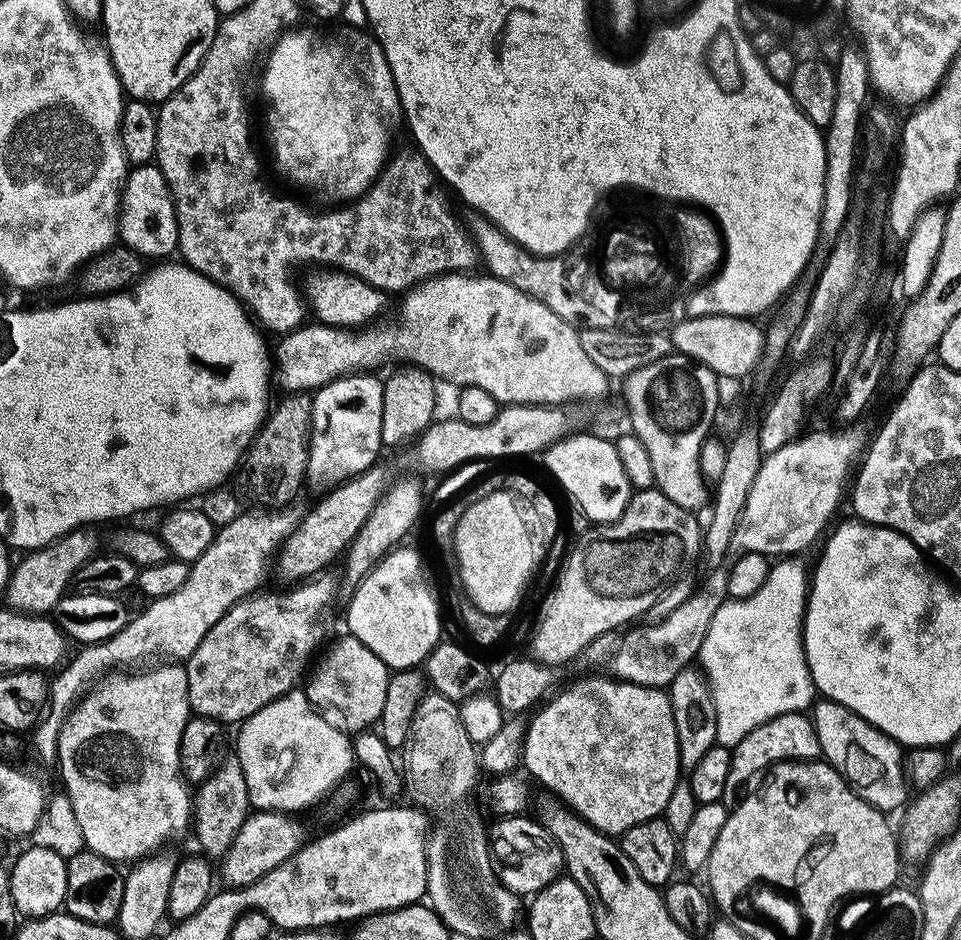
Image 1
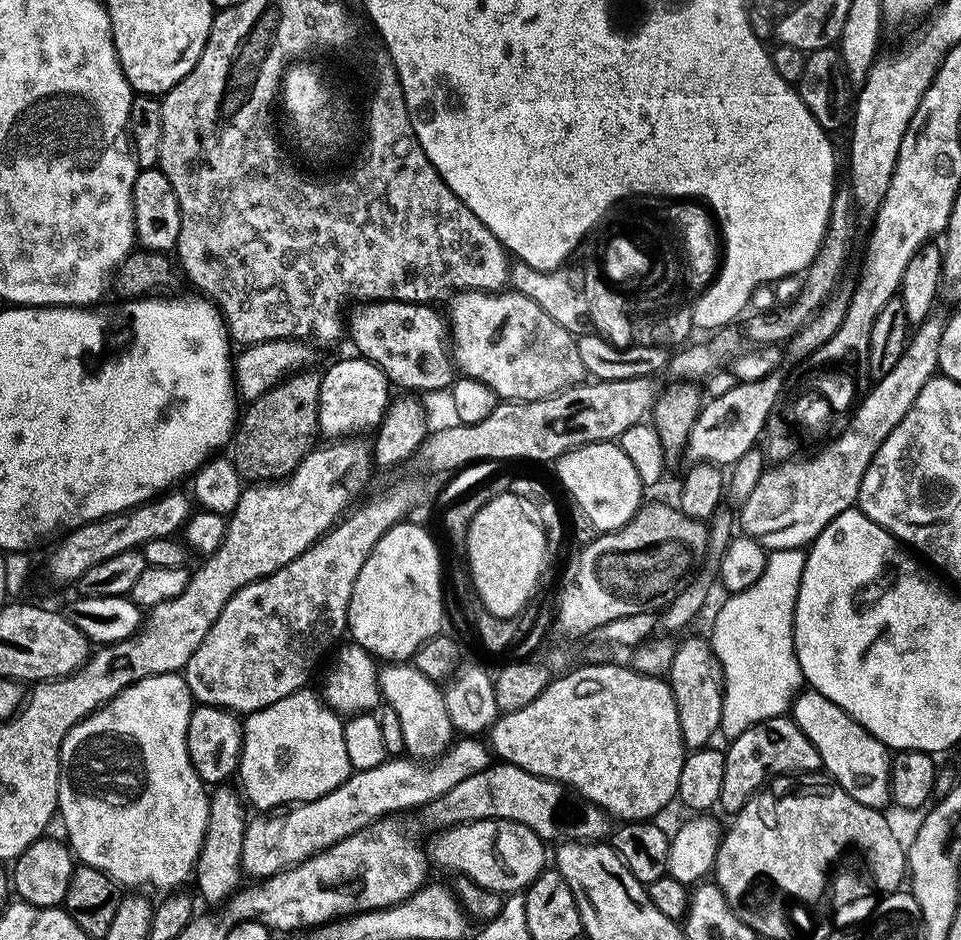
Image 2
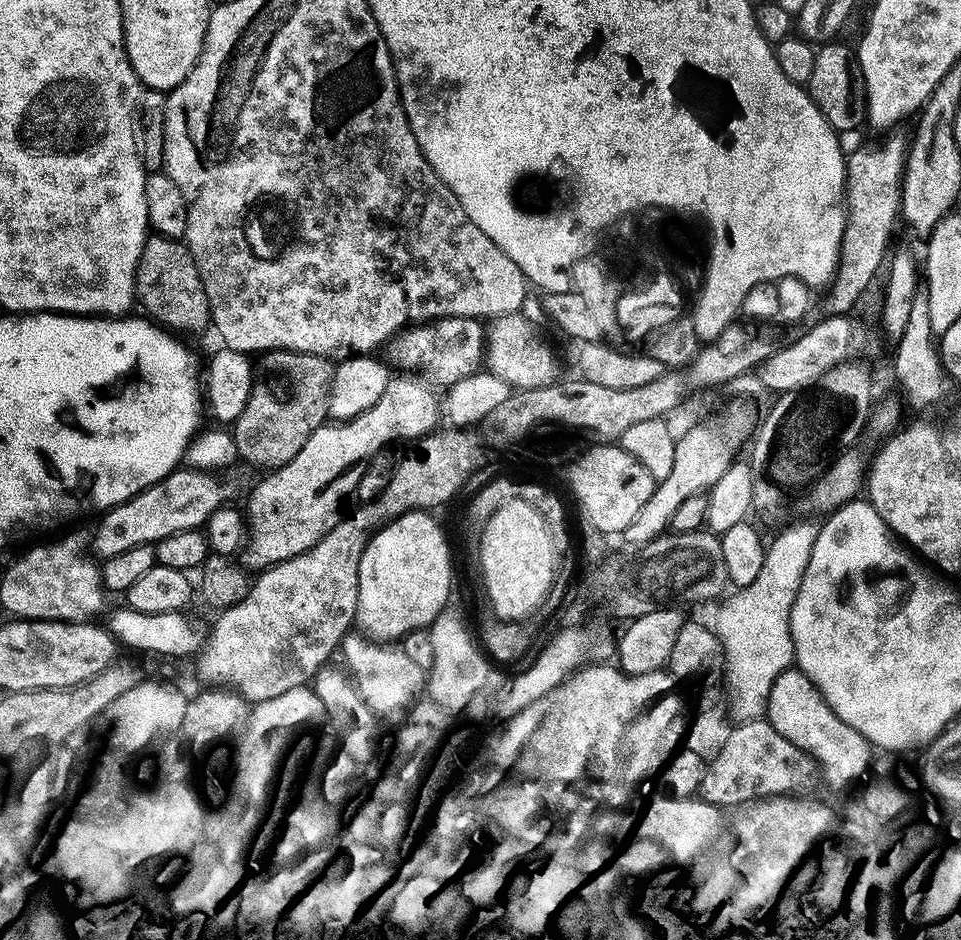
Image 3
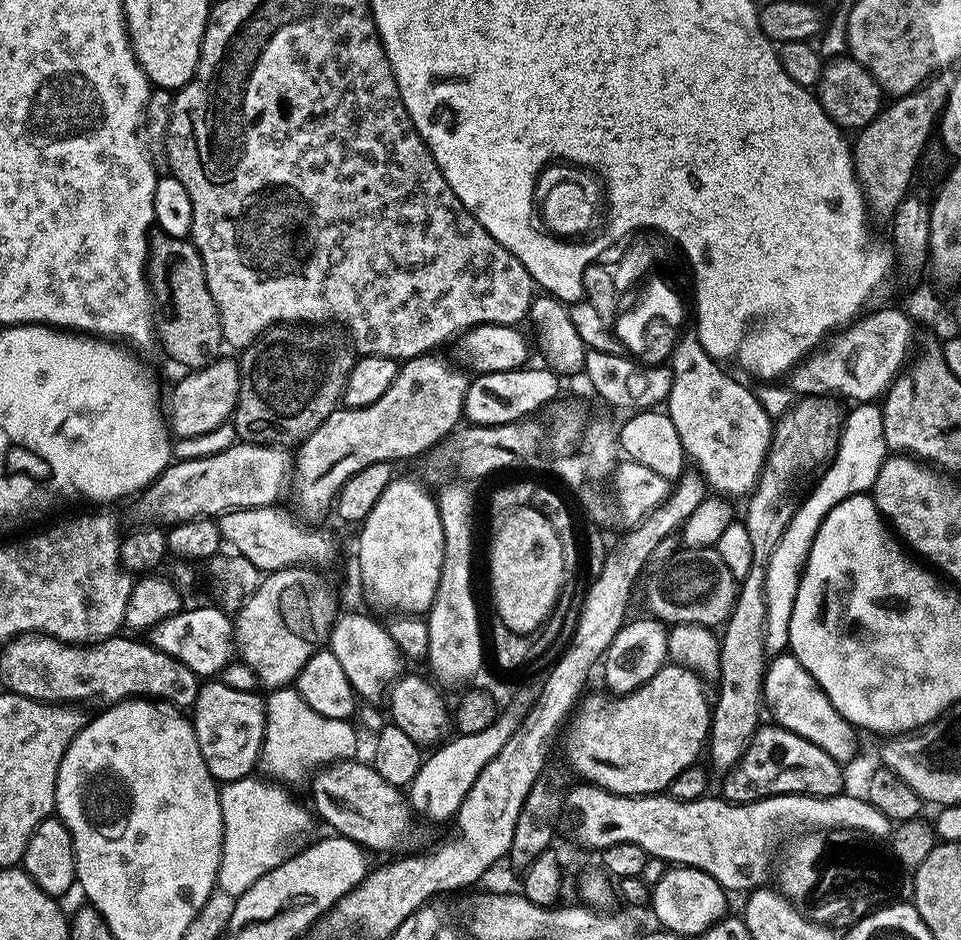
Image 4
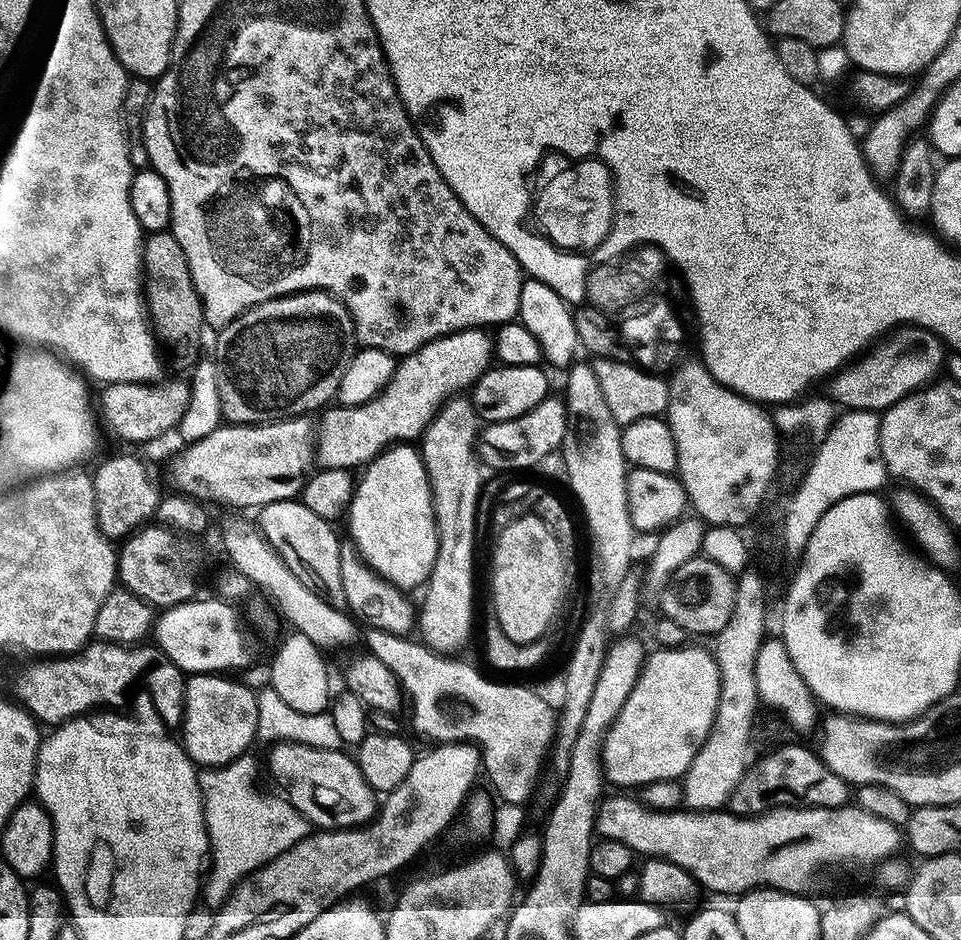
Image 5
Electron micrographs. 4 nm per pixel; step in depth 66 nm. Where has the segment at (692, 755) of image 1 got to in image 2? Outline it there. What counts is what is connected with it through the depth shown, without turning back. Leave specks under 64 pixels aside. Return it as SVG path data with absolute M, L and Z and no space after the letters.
M704 637L690 638L675 651L668 681L678 706L679 725L684 745L689 751L699 751L713 743L713 736L721 733L724 709L724 671L711 643Z

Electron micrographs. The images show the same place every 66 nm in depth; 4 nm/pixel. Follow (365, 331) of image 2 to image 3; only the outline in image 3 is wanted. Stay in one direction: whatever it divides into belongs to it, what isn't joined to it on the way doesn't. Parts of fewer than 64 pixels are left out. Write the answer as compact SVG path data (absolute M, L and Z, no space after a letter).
M444 319L433 321L426 325L415 325L405 331L403 336L393 341L396 350L396 364L399 371L408 374L424 375L428 382L440 390L447 390L462 382L464 378L472 377L483 369L486 362L487 329L485 325L474 319Z

